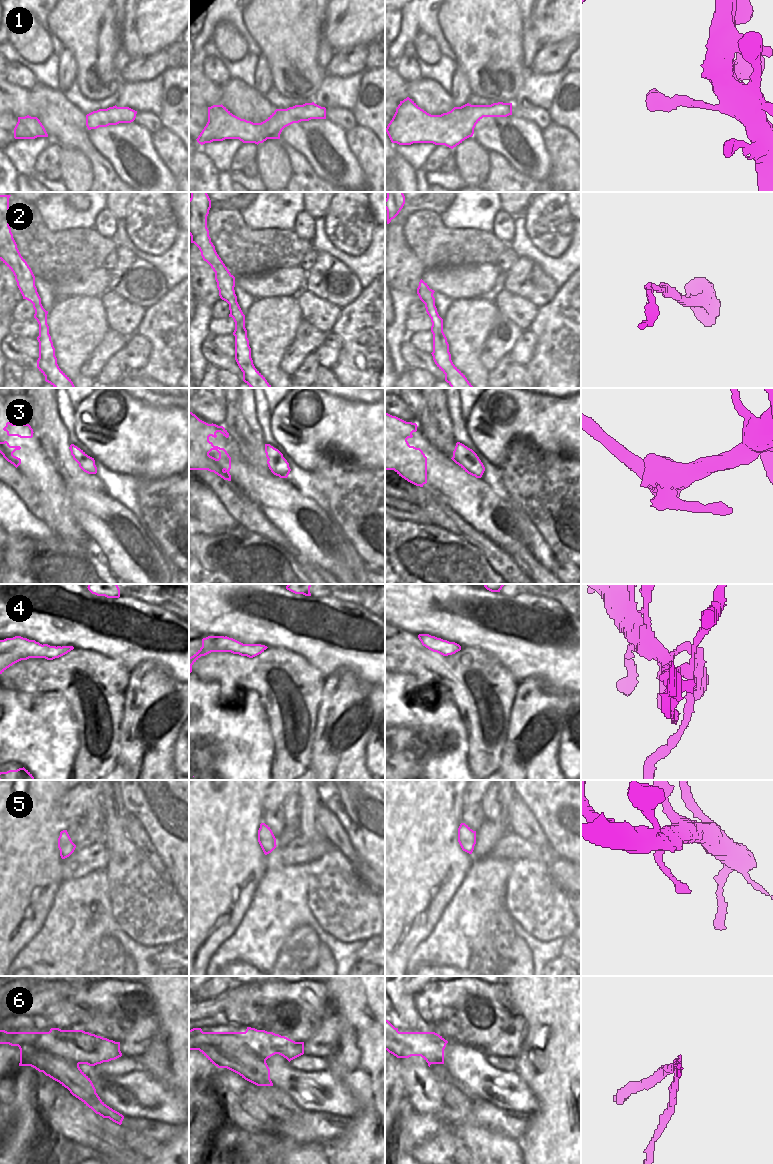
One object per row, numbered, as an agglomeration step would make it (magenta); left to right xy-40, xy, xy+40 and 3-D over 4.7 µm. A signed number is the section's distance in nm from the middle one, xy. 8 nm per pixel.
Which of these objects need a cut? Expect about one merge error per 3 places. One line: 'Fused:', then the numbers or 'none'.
Fused: 3, 4, 6

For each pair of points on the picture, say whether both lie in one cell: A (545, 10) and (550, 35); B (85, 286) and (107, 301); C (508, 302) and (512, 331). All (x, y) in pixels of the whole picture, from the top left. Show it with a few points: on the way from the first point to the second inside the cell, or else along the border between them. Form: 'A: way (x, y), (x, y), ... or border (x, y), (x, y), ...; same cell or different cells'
A: way (550, 16), (550, 29); same cell
B: border (108, 288), (99, 297); different cells
C: border (499, 312), (509, 318), (522, 331); different cells

